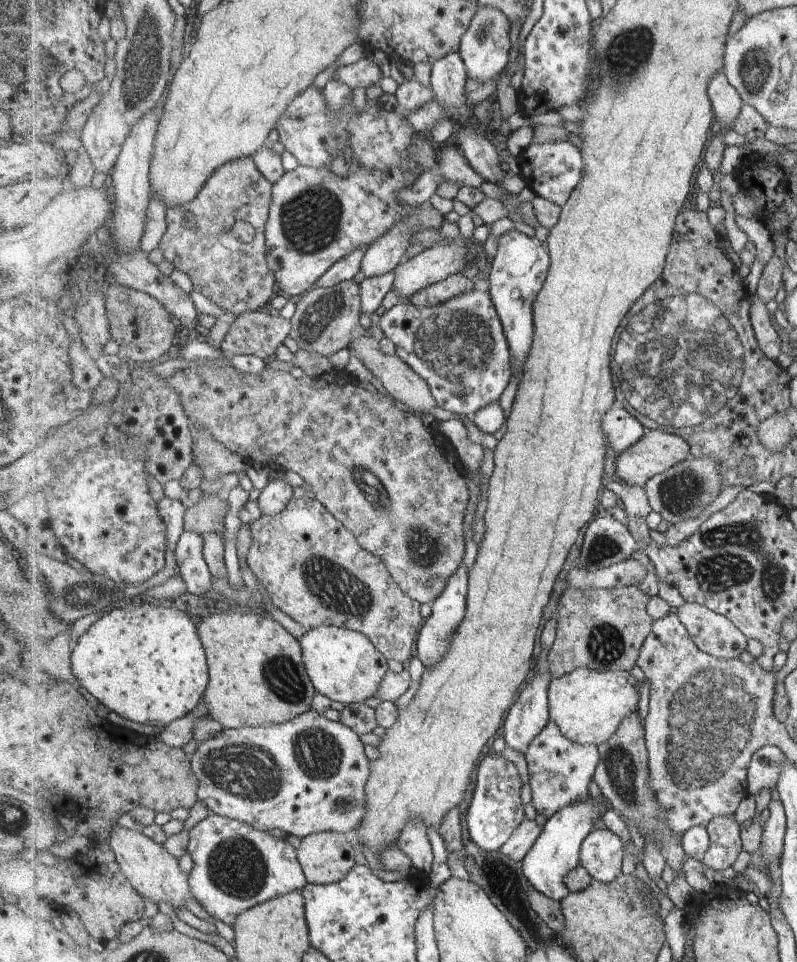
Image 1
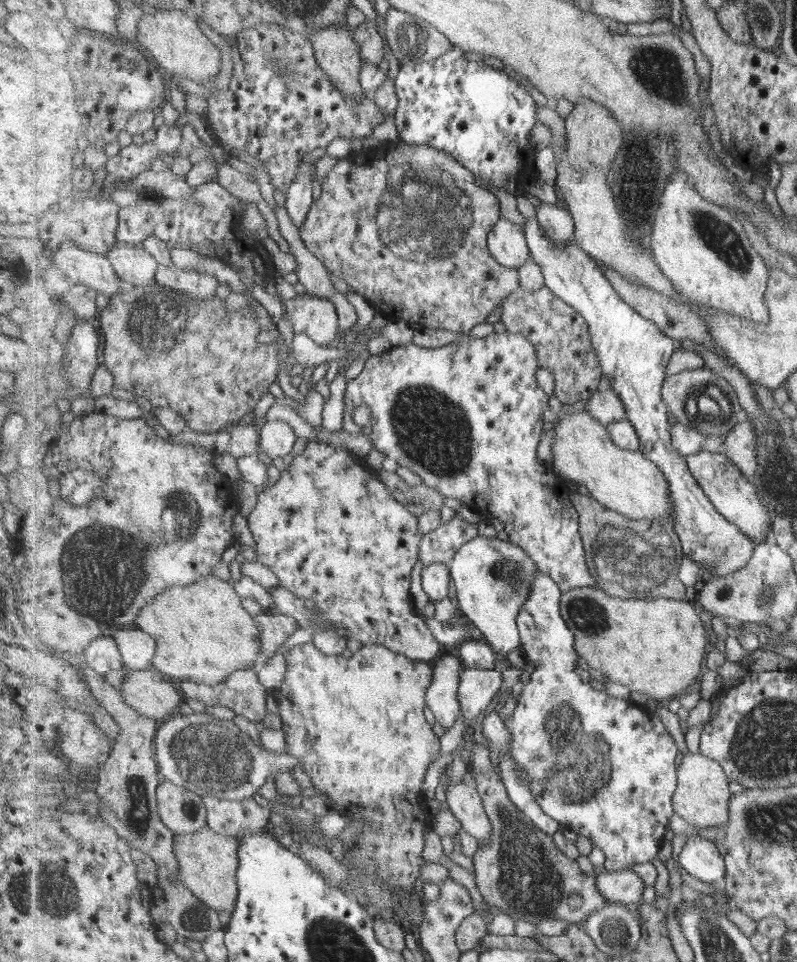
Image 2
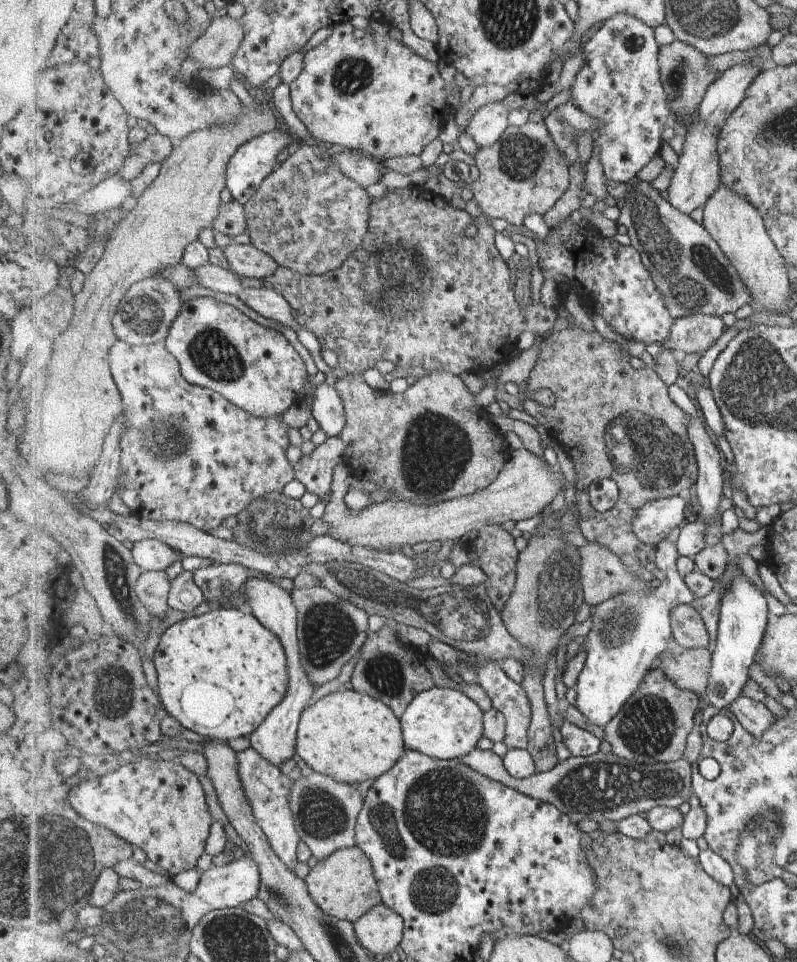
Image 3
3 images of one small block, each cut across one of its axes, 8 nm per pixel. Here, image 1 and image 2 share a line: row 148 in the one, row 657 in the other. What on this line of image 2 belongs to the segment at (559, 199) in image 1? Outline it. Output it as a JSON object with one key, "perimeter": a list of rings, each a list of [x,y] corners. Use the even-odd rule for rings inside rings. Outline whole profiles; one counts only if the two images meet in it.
{"perimeter":[[[538,570],[536,582],[532,586],[532,594],[530,594],[528,601],[525,602],[524,608],[521,609],[517,619],[525,658],[526,660],[533,660],[537,664],[537,670],[531,674],[531,680],[522,688],[518,699],[518,707],[513,714],[510,714],[510,718],[505,720],[508,729],[514,736],[512,755],[518,762],[519,768],[529,776],[531,781],[524,781],[524,783],[530,784],[533,794],[539,798],[544,810],[553,818],[556,818],[557,822],[564,824],[565,827],[572,828],[577,834],[587,837],[594,848],[599,848],[604,852],[606,855],[604,870],[621,871],[632,869],[637,864],[651,863],[651,860],[659,854],[661,845],[665,840],[665,834],[669,830],[669,818],[676,814],[672,800],[678,787],[677,758],[679,758],[679,748],[677,748],[675,738],[669,735],[669,730],[653,715],[651,710],[645,710],[643,706],[635,706],[632,702],[627,702],[624,699],[609,697],[605,691],[592,689],[589,684],[581,680],[581,676],[575,672],[577,660],[580,657],[577,656],[576,638],[561,614],[562,593],[553,578]]]}

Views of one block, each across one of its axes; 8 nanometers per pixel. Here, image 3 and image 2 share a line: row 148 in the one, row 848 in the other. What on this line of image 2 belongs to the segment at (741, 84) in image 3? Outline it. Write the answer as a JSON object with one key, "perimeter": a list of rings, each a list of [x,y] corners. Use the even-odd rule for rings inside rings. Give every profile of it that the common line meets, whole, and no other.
{"perimeter":[[[688,838],[678,862],[689,875],[712,886],[723,885],[726,879],[726,860],[722,852],[701,838]]]}

